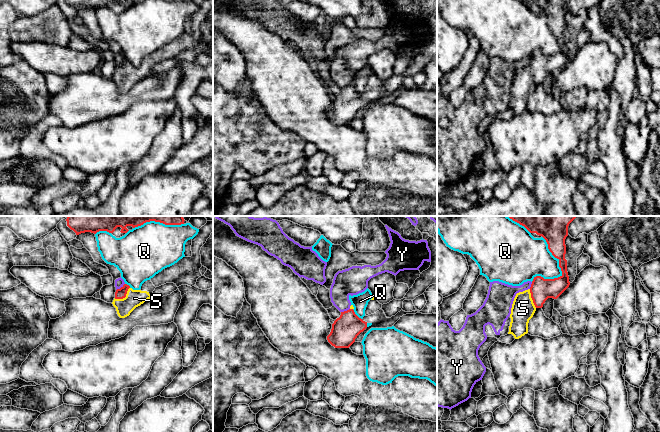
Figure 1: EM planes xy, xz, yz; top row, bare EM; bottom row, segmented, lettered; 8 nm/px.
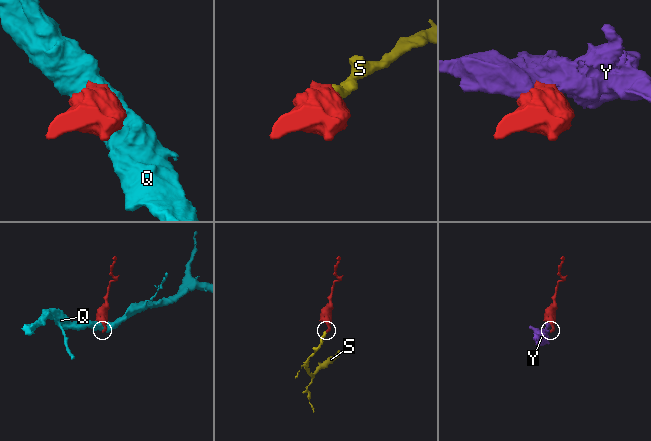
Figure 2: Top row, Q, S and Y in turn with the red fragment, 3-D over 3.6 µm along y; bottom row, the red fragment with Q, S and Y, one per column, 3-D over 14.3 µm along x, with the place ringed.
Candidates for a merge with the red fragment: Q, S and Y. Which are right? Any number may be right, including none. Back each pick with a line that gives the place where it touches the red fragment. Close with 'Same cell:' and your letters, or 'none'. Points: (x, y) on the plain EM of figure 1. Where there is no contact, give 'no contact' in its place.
S: contact xy (124, 73)
Same cell: S

